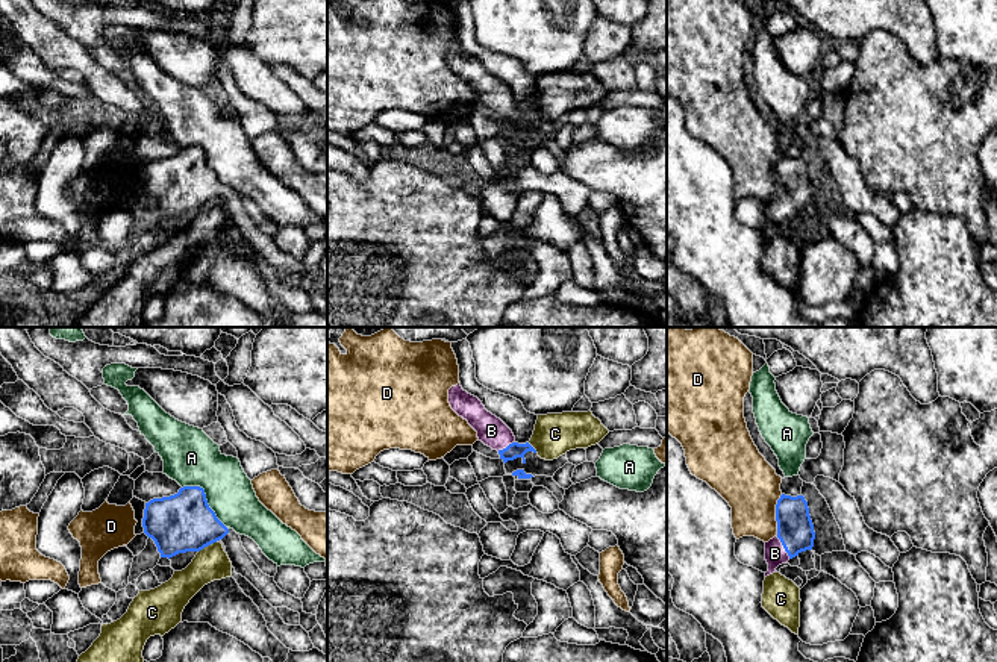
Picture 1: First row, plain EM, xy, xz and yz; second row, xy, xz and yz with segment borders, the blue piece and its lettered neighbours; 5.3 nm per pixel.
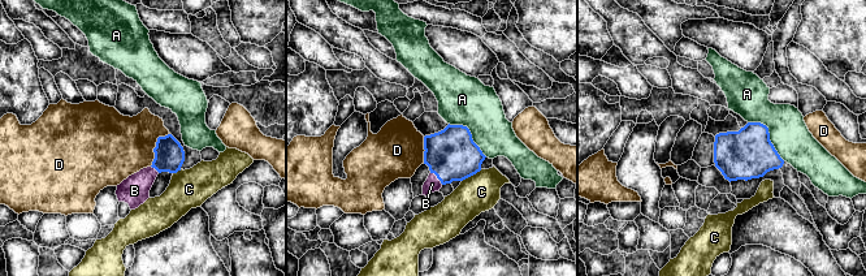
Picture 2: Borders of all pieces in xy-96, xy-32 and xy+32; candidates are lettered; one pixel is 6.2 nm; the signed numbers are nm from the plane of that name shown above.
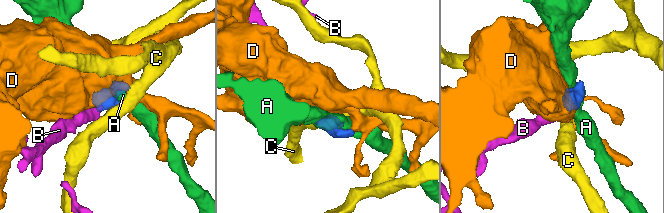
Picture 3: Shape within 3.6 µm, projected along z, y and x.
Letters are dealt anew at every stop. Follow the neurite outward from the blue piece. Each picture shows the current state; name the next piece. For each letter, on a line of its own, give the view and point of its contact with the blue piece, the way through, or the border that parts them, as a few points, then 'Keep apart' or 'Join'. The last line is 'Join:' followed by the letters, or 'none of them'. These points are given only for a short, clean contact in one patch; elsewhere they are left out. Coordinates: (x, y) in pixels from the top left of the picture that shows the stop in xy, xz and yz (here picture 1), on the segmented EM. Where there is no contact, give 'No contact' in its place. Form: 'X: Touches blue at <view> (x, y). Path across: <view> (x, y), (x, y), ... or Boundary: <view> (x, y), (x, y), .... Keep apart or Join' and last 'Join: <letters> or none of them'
A: Touches blue at xy (205, 499). Keep apart
B: Touches blue at yz (784, 547). Path across: yz (796, 532), (784, 547), (775, 553). Join
C: Touches blue at xy (206, 546). Boundary: xy (215, 541), (199, 552). Keep apart
D: Touches blue at yz (776, 514). Keep apart
Join: B

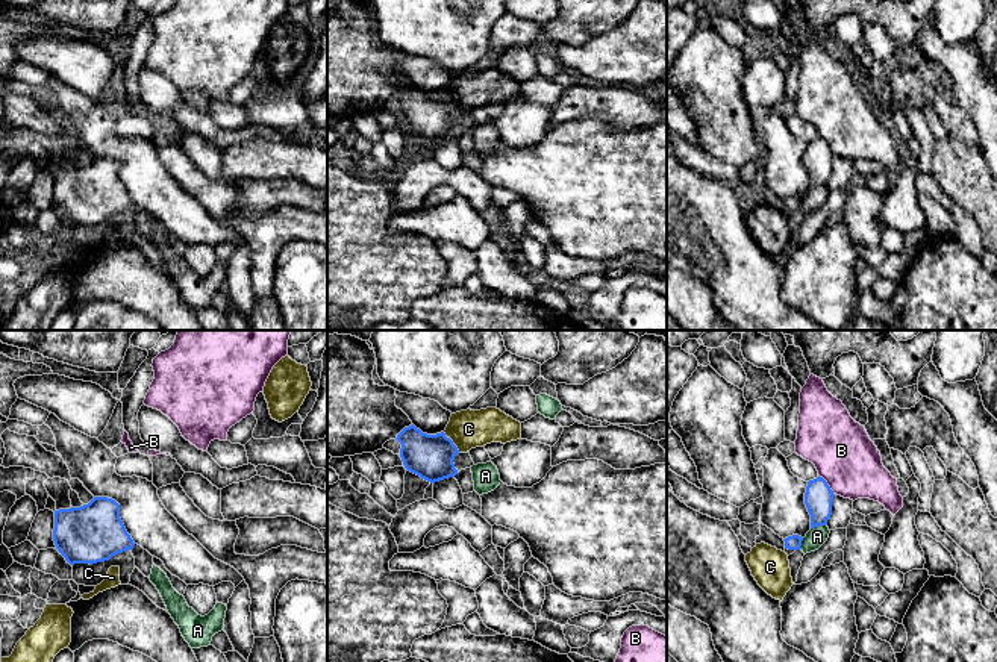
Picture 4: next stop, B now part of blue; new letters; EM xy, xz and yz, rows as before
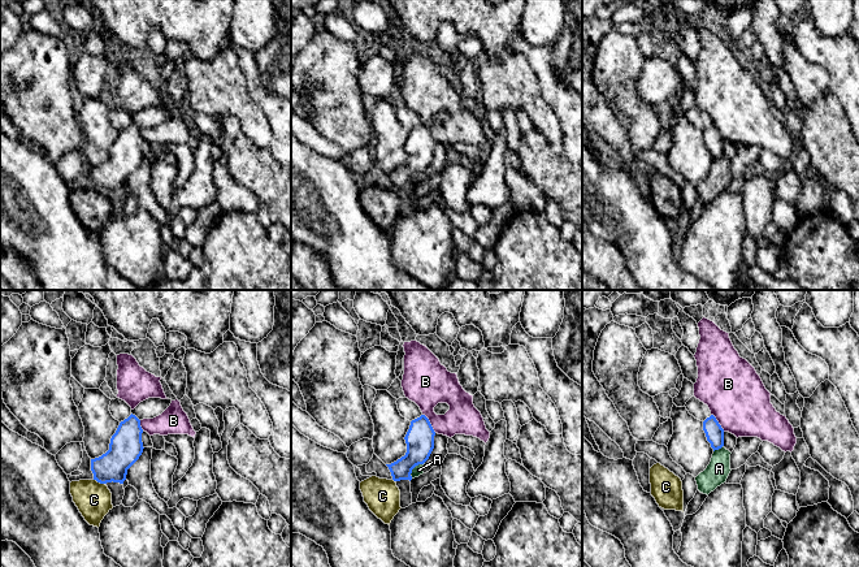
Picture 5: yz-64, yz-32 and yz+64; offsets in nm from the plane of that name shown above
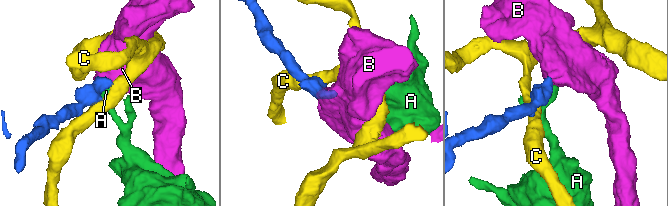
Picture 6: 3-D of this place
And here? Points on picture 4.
A: Touches blue at yz (817, 524). Boundary: yz (825, 524), (817, 524), (811, 529). Keep apart
B: Touches blue at yz (828, 485). Boundary: yz (818, 474), (834, 494). Keep apart
C: Touches blue at xz (452, 443). Boundary: xz (443, 432), (459, 452). Keep apart
Join: none of them

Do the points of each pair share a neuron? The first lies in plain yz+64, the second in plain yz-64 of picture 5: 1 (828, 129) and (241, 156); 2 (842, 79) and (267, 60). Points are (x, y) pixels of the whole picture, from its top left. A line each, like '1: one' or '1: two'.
1: one
2: two

